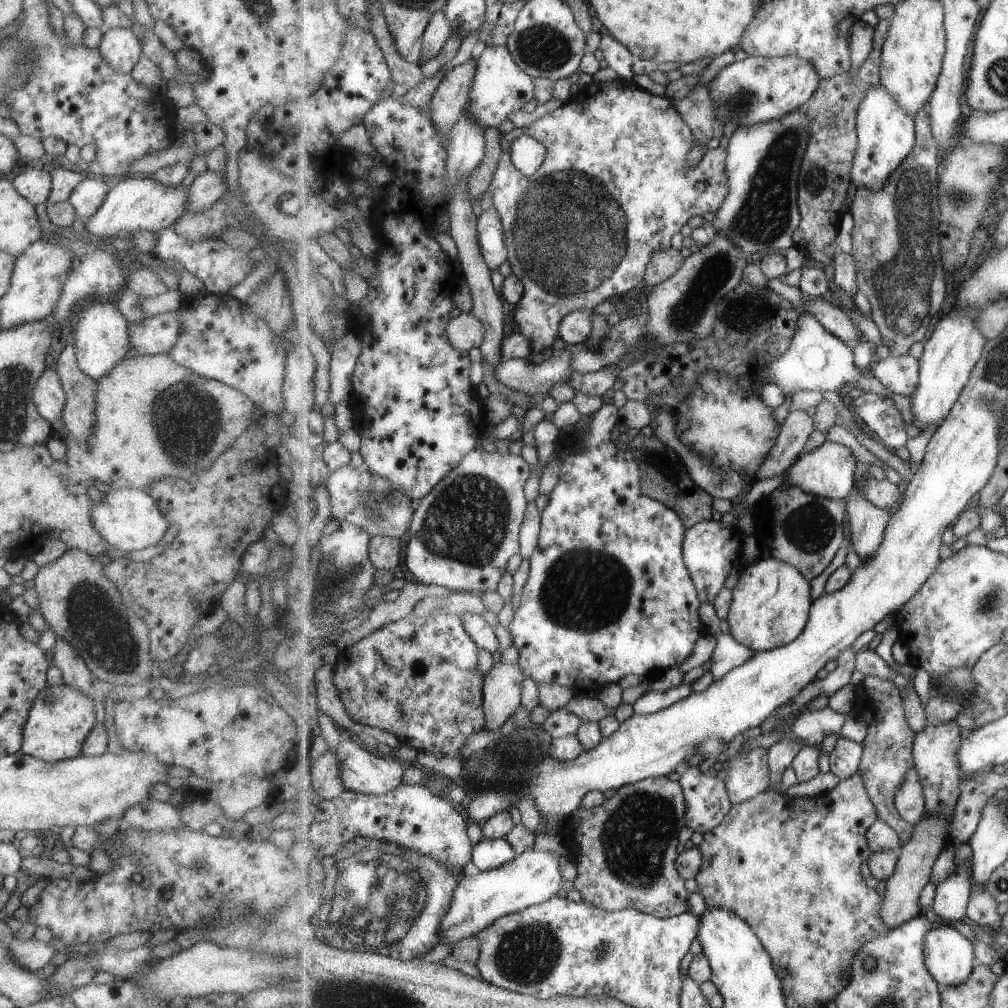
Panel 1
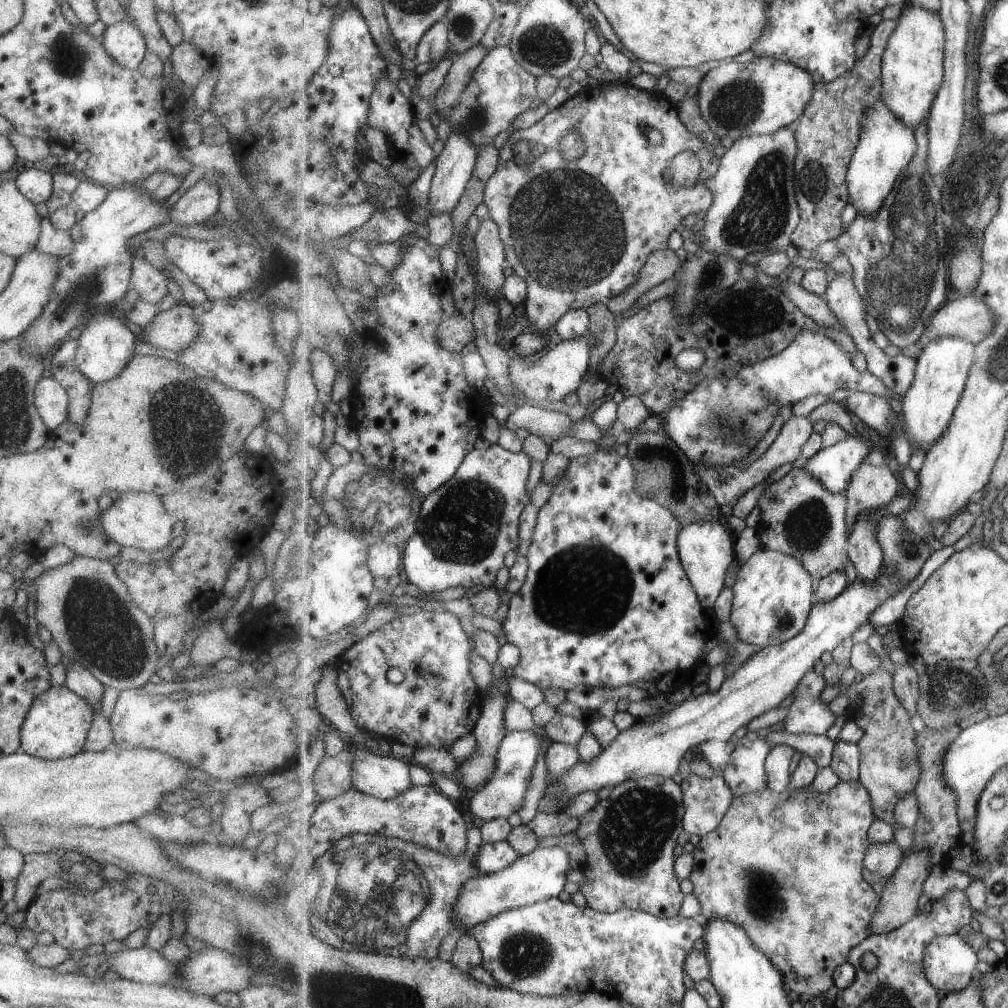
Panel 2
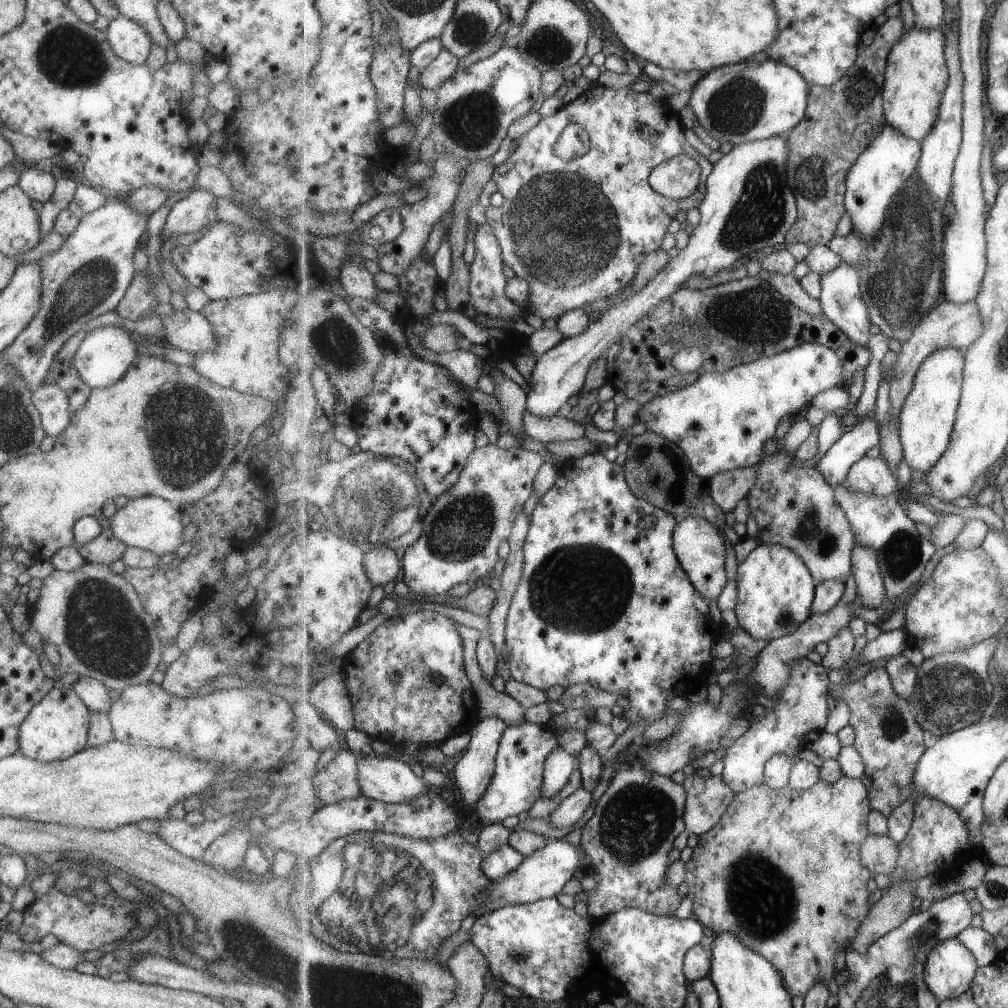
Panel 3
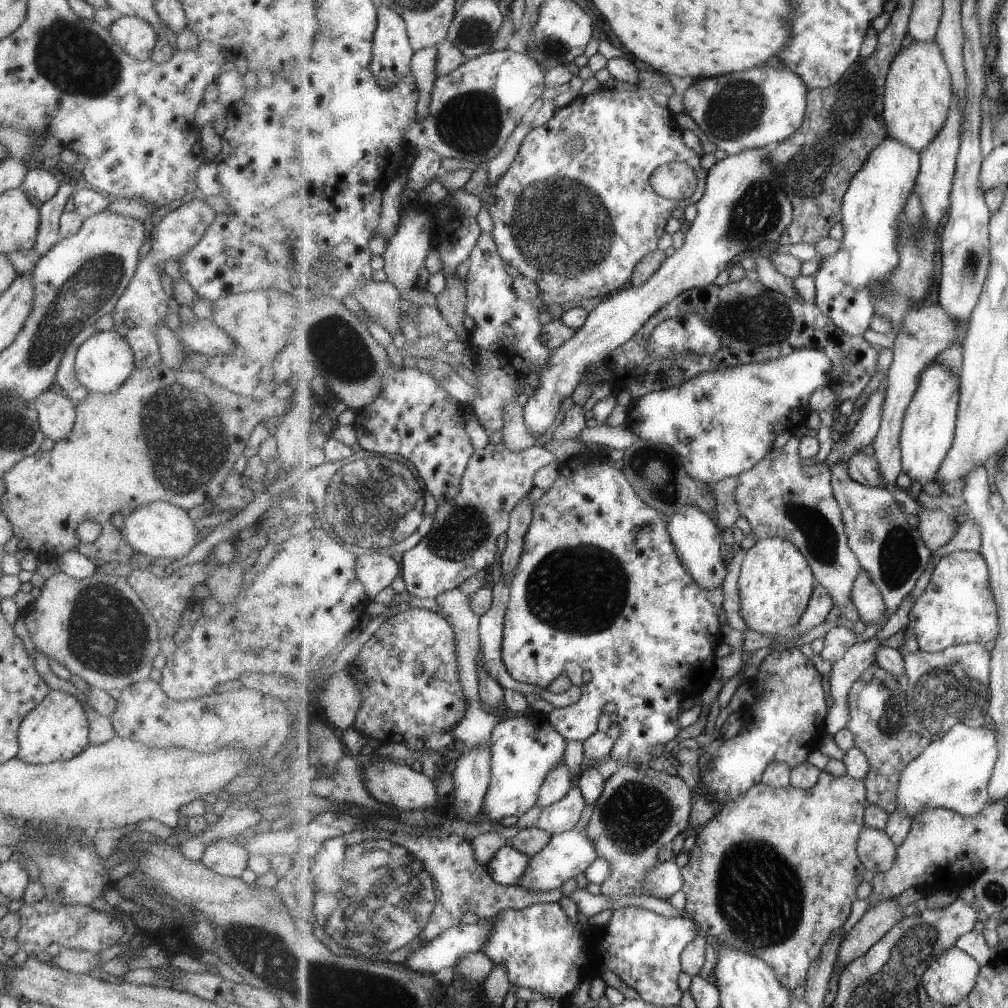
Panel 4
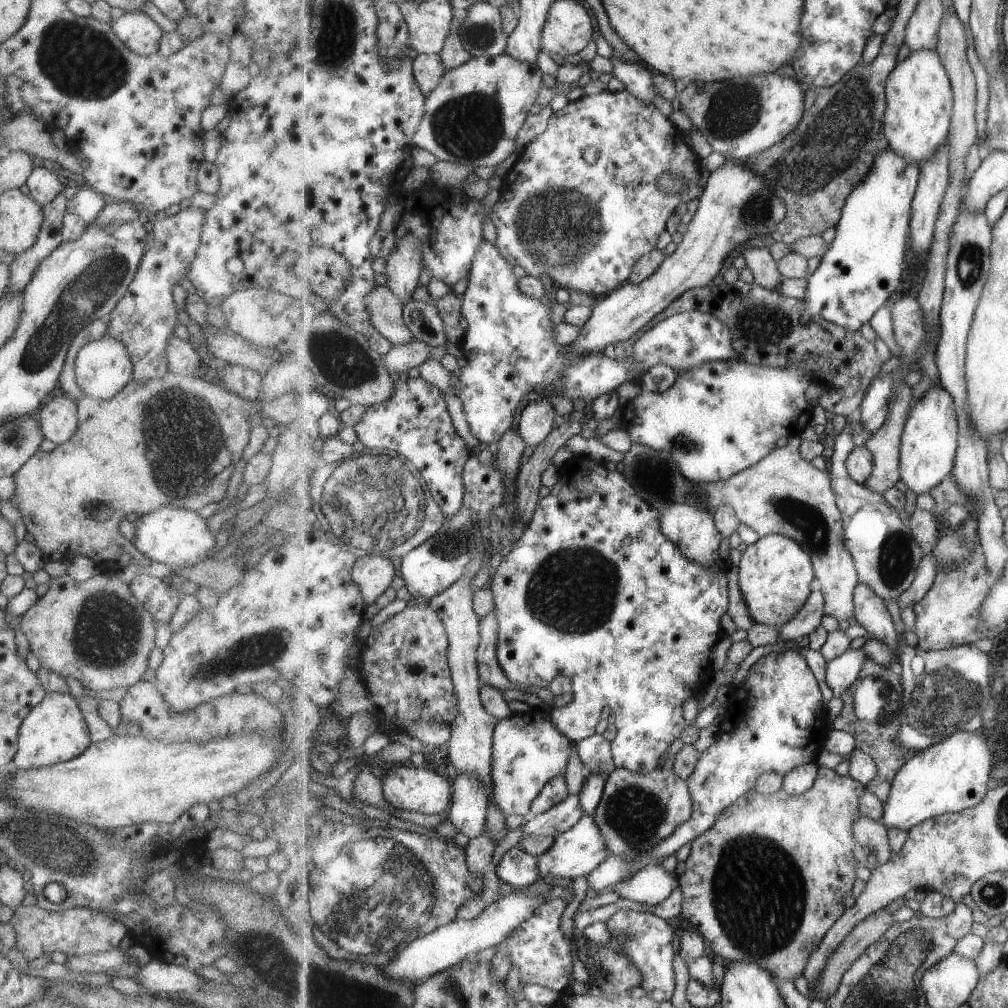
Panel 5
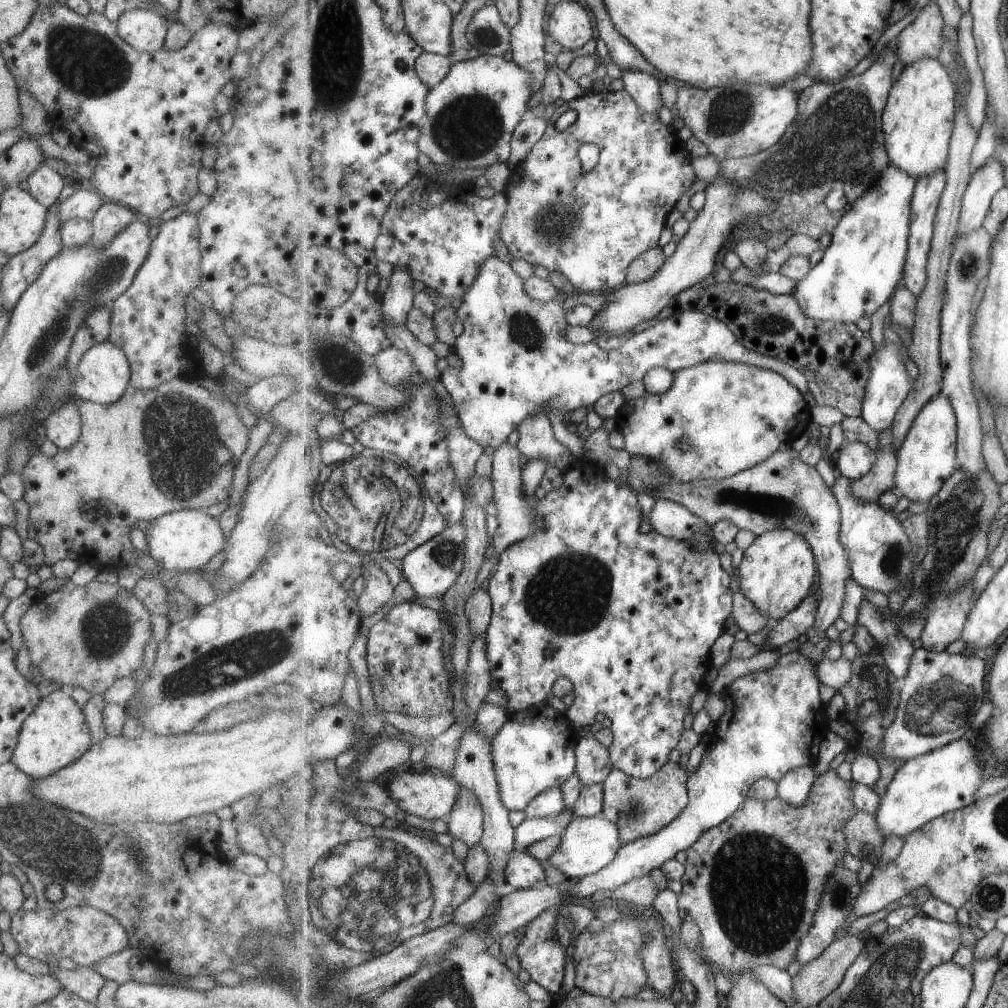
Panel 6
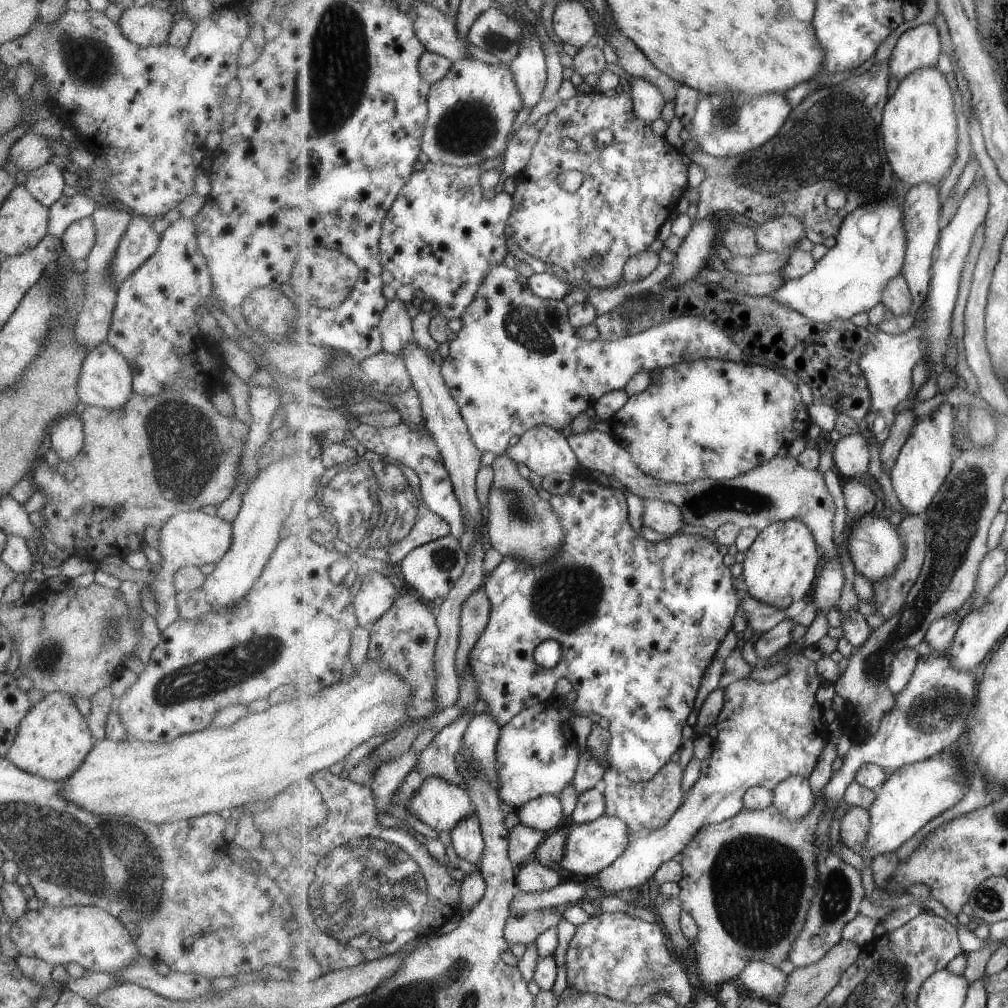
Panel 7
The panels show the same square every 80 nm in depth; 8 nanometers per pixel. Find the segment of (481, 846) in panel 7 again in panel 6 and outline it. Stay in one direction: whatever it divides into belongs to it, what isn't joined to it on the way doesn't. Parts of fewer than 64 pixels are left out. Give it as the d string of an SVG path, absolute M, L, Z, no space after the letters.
M467 787L462 788L462 797L455 805L447 821L451 837L461 840L469 848L481 844L484 835L484 812L478 798Z

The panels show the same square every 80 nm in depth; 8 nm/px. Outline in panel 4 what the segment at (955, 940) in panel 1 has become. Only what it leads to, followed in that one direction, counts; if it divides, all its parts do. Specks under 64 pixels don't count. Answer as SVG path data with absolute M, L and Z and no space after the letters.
M957 945L947 950L923 976L923 986L935 1006L959 1006L973 992L982 965Z

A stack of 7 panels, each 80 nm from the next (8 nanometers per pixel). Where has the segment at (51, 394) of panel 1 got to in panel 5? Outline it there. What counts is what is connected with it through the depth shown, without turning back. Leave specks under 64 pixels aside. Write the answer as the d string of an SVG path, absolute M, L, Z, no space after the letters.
M53 392L52 398L43 401L38 408L42 435L53 444L65 442L77 426L76 401L63 392Z

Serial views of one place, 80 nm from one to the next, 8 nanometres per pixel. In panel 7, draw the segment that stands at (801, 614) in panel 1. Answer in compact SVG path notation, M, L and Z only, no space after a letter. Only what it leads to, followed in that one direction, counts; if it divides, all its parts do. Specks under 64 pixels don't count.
M797 519L774 522L759 533L745 553L742 572L748 596L780 609L789 608L796 600L804 600L817 578L822 556L815 535L806 523Z

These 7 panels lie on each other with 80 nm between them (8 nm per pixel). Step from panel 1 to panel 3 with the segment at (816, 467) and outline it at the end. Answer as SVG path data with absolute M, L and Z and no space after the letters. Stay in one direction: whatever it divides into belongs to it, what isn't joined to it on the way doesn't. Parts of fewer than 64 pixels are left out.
M873 410L867 414L863 422L858 422L855 428L846 430L843 438L829 449L815 467L834 487L838 487L848 480L854 464L861 461L871 448L879 444L880 426Z

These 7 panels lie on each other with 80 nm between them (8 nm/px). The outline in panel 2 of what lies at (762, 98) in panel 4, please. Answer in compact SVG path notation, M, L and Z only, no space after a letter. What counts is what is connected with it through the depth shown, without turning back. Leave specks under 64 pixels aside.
M755 56L752 61L741 63L727 61L711 69L698 85L697 92L702 106L702 114L715 130L717 138L729 137L733 141L752 134L776 133L784 126L797 124L805 112L815 90L815 79L800 66L775 57Z

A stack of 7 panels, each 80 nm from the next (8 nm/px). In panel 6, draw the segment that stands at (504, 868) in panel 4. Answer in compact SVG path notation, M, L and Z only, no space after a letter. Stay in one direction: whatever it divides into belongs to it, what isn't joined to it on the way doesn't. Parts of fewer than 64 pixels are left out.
M527 851L511 853L507 863L506 880L511 889L530 889L545 884L545 863Z

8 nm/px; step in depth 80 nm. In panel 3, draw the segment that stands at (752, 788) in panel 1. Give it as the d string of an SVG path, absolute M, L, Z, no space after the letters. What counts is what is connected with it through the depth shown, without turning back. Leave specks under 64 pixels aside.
M809 658L798 659L794 664L792 676L788 685L773 700L777 701L772 709L767 709L767 718L752 725L749 730L736 739L730 747L721 751L723 754L723 772L720 777L733 789L735 794L746 791L755 785L766 782L764 770L767 761L777 753L787 753L791 758L796 752L803 749L799 744L799 737L807 732L823 732L831 715L829 706L829 690L832 682L829 681L826 666L815 664Z

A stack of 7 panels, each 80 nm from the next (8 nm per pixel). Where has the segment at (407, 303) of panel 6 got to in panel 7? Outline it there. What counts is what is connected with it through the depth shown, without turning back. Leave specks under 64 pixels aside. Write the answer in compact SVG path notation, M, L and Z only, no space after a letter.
M399 298L389 299L380 325L384 338L383 351L403 357L403 349L413 341L413 324L407 303Z

